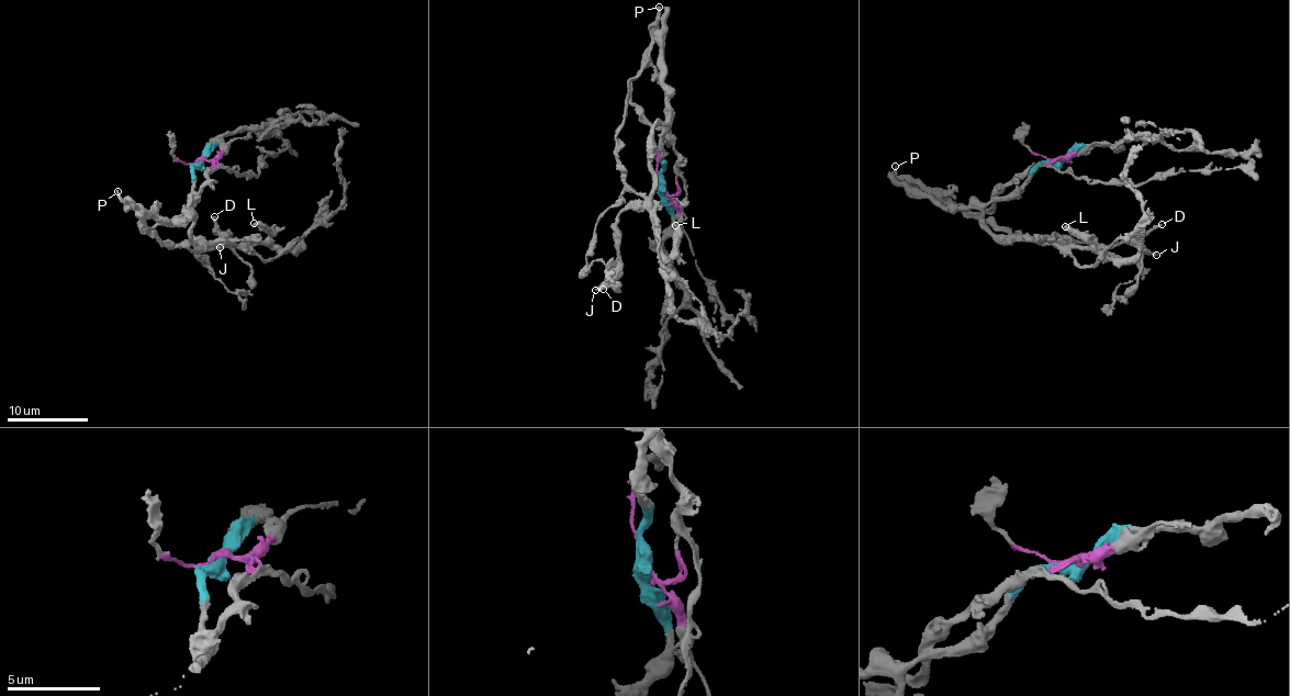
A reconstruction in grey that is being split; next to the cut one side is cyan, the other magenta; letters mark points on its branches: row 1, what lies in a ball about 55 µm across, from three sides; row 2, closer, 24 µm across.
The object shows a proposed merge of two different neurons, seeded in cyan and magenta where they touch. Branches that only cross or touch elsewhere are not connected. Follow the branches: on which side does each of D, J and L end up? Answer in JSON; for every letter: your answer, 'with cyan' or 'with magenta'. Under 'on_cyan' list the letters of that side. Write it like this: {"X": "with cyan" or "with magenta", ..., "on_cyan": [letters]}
{"D": "with cyan", "J": "with cyan", "L": "with cyan", "on_cyan": ["D", "J", "L"]}

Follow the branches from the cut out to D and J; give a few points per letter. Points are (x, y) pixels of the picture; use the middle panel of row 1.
D: (662, 187), (660, 152), (666, 126), (655, 125), (650, 172), (654, 191), (618, 216), (617, 258), (604, 290)
J: (662, 187), (660, 152), (666, 126), (655, 125), (650, 172), (654, 191), (618, 216), (616, 273), (595, 290)

